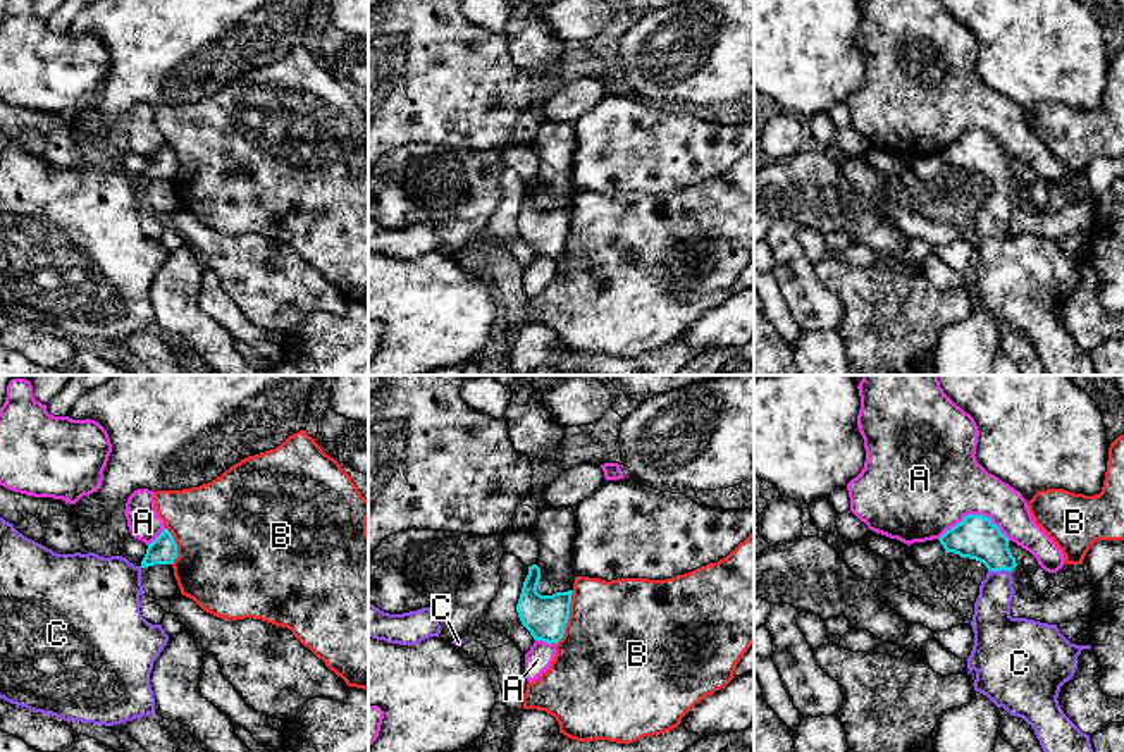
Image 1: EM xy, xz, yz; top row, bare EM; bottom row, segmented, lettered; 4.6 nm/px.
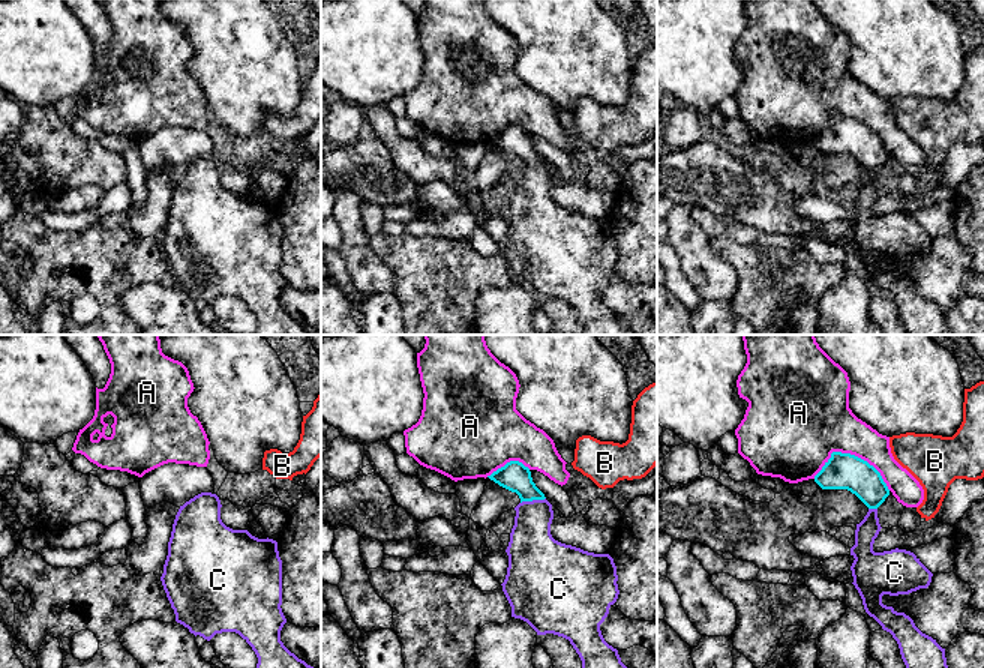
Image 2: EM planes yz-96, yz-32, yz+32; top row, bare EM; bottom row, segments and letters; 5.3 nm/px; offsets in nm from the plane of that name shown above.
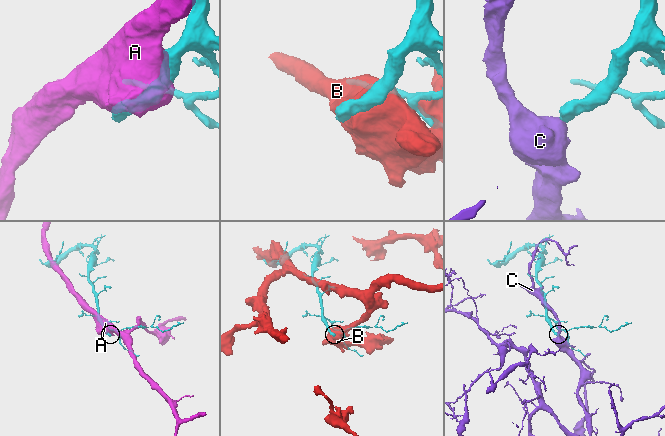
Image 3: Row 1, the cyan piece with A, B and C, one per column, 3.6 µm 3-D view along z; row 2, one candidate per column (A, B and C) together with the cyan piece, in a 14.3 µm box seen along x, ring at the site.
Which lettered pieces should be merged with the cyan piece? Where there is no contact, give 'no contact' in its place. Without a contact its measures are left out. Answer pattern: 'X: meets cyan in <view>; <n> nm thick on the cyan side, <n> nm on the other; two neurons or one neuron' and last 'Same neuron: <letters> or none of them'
A: meets cyan in yz; 200 nm thick on the cyan side, 440 nm on the other; two neurons
B: meets cyan in xz; 200 nm thick on the cyan side, 500 nm on the other; two neurons
C: meets cyan in yz; 200 nm thick on the cyan side, 190 nm on the other; one neuron
Same neuron: C

